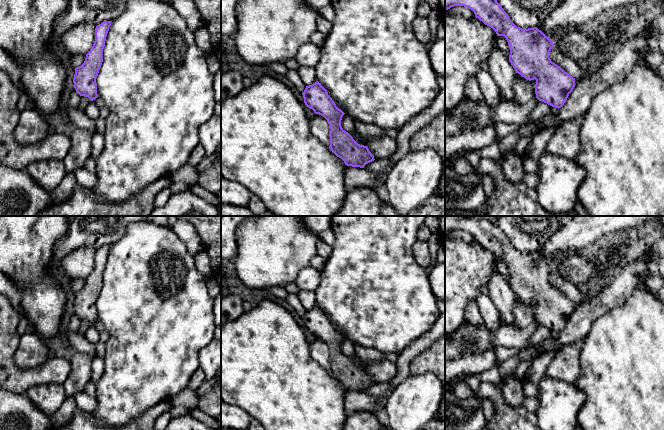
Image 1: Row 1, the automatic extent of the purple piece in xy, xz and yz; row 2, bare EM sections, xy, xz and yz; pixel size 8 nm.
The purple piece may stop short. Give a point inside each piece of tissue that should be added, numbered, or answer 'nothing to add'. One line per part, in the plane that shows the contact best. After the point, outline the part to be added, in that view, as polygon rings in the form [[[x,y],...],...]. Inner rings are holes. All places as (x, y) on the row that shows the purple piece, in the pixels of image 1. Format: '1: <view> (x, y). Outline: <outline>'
nothing to add

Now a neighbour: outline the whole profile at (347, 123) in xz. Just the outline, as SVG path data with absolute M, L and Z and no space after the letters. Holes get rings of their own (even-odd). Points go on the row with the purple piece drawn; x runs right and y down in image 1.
M344 114L343 117L342 117L342 120L341 120L341 126L342 126L343 130L348 132L358 144L366 146L366 144L363 143L359 139L359 137L355 134L356 128L355 128L355 124L354 124L354 119L353 118L351 118L347 114Z

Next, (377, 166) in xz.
M391 157L385 158L385 159L375 159L374 161L366 164L364 168L376 174L379 174L385 171L389 172L392 168Z

